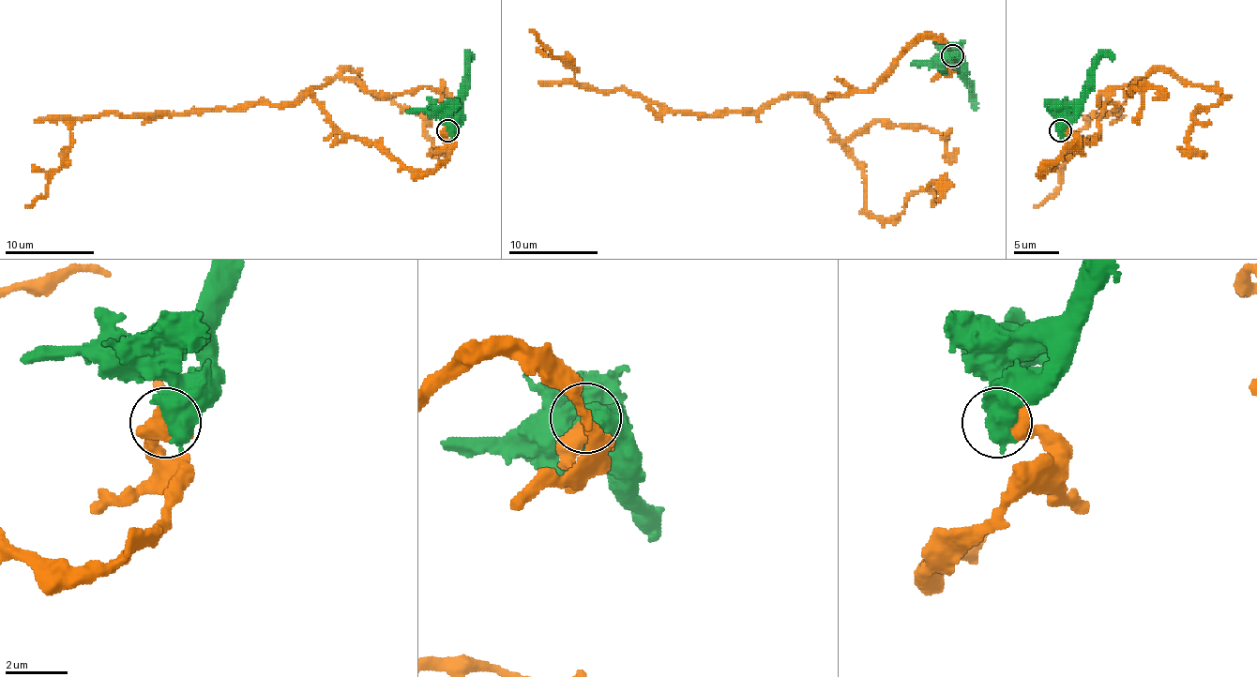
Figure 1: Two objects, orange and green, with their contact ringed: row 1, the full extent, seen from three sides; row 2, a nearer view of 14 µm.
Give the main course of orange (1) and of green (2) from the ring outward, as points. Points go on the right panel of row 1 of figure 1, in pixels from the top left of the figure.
1: (1060, 130), (1074, 144), (1042, 172), (1094, 140), (1103, 95), (1119, 111), (1094, 112), (1034, 207)
2: (1060, 130), (1063, 115), (1081, 97), (1087, 72), (1101, 59), (1114, 54)

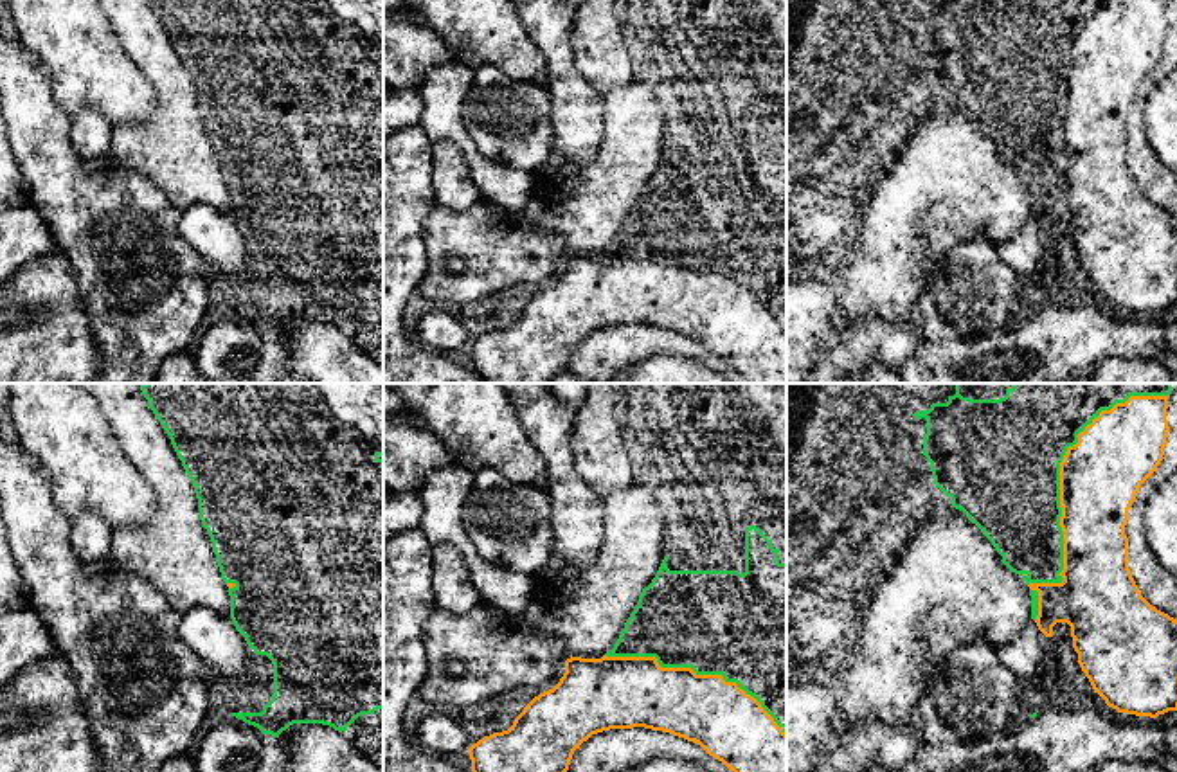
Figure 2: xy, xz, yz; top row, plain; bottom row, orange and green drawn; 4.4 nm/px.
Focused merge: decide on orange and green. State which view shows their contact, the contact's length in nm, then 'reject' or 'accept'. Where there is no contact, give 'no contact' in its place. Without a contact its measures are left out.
contact in yz; length 1050 nm; reject

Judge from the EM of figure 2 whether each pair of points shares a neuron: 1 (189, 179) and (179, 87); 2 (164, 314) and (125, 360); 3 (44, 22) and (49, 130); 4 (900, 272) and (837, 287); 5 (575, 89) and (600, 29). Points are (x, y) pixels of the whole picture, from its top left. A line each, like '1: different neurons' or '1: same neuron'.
1: same neuron
2: same neuron
3: different neurons
4: same neuron
5: different neurons

